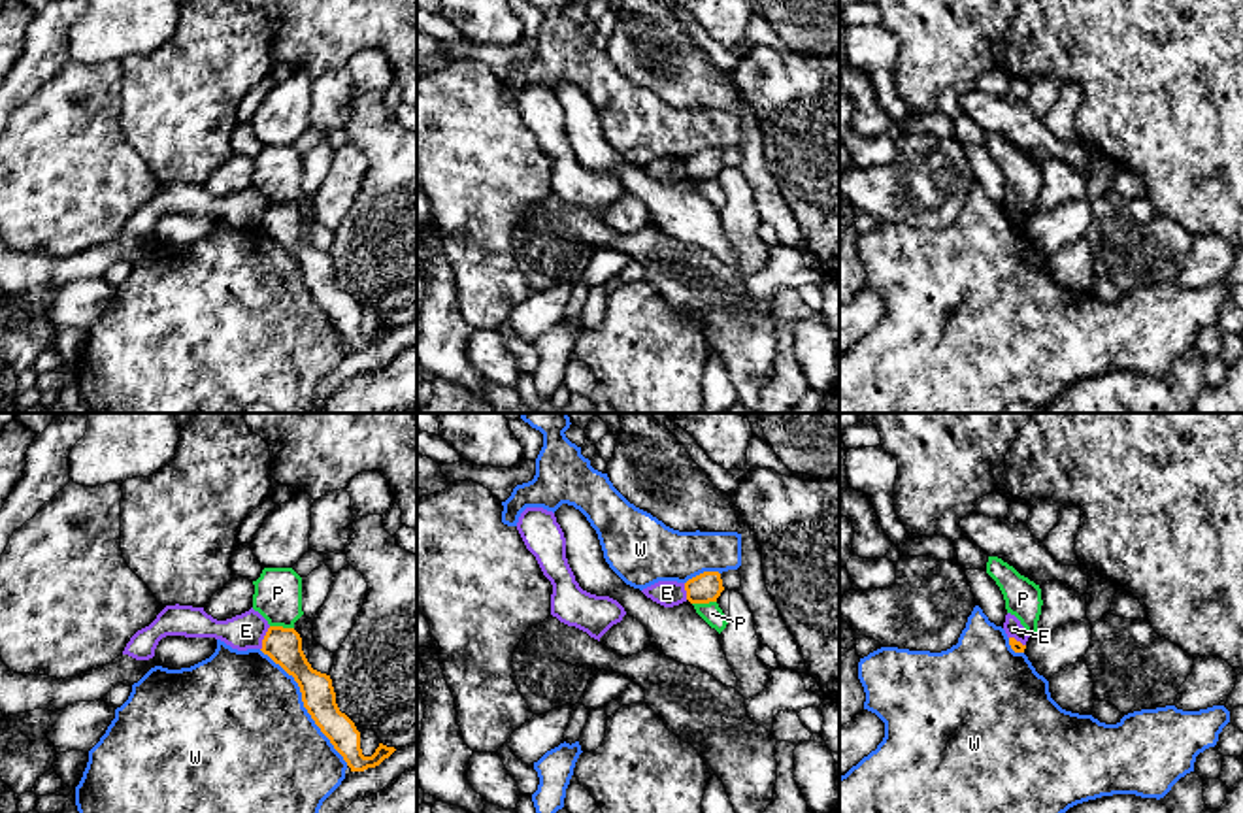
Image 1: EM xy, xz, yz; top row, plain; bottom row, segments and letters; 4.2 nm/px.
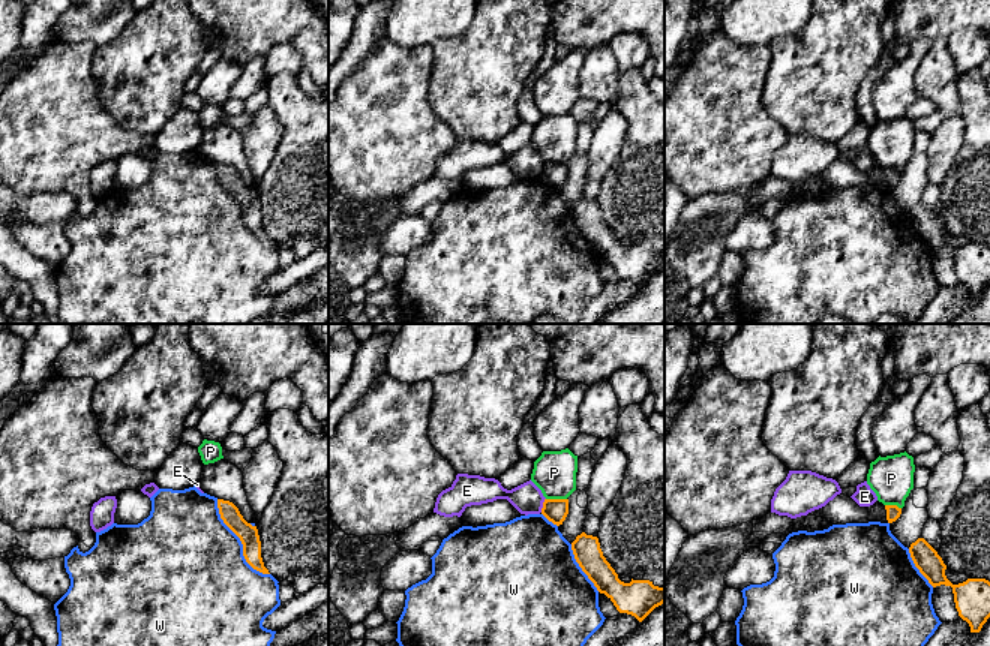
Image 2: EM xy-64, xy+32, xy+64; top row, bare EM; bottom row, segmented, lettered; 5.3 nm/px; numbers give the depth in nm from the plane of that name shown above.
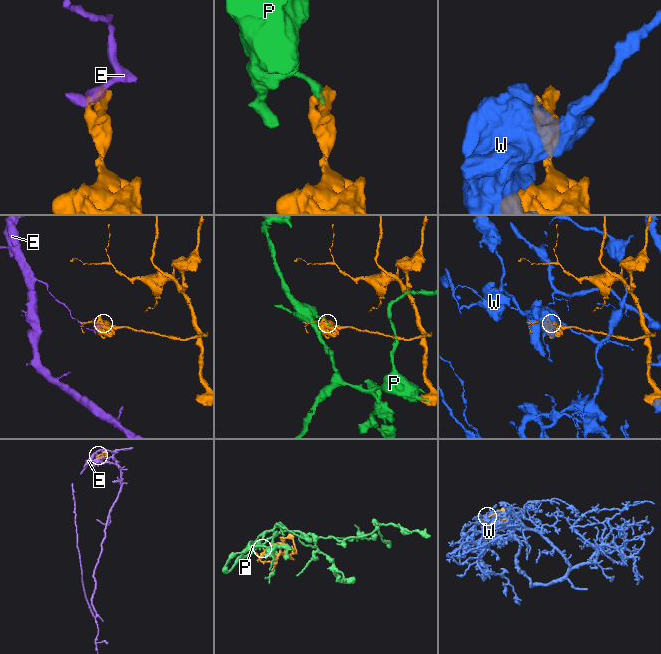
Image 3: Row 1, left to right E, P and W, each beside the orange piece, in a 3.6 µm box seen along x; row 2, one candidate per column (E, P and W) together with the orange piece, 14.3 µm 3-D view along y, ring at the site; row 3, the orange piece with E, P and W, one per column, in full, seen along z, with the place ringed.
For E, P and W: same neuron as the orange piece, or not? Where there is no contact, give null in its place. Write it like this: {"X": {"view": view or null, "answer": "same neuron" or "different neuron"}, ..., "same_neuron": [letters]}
{"E": {"view": "xy", "answer": "different neuron"}, "P": {"view": "xy", "answer": "different neuron"}, "W": {"view": "xy", "answer": "different neuron"}, "same_neuron": []}

